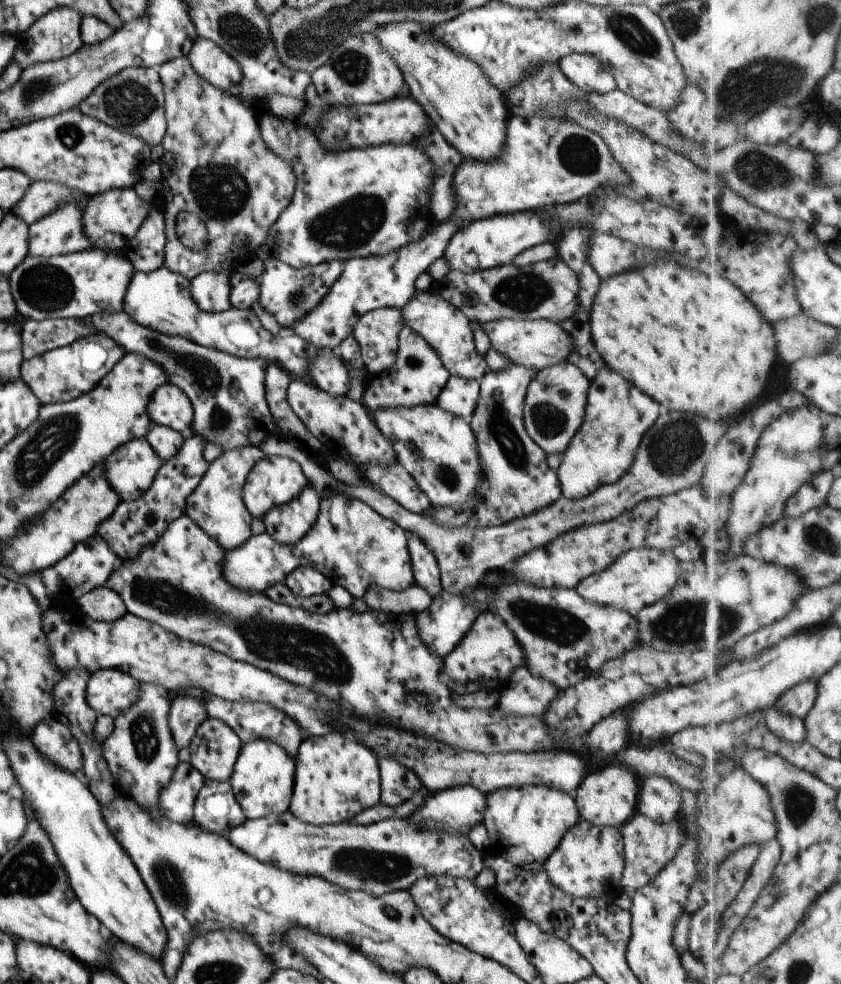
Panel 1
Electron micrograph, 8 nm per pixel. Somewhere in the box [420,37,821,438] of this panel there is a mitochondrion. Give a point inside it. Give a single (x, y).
(771, 79)

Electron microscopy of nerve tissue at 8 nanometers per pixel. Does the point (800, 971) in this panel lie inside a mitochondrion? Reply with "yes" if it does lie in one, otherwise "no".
yes

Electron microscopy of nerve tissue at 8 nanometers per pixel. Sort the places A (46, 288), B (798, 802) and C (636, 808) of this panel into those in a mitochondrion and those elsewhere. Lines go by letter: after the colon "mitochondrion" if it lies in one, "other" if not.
A: mitochondrion
B: mitochondrion
C: other

